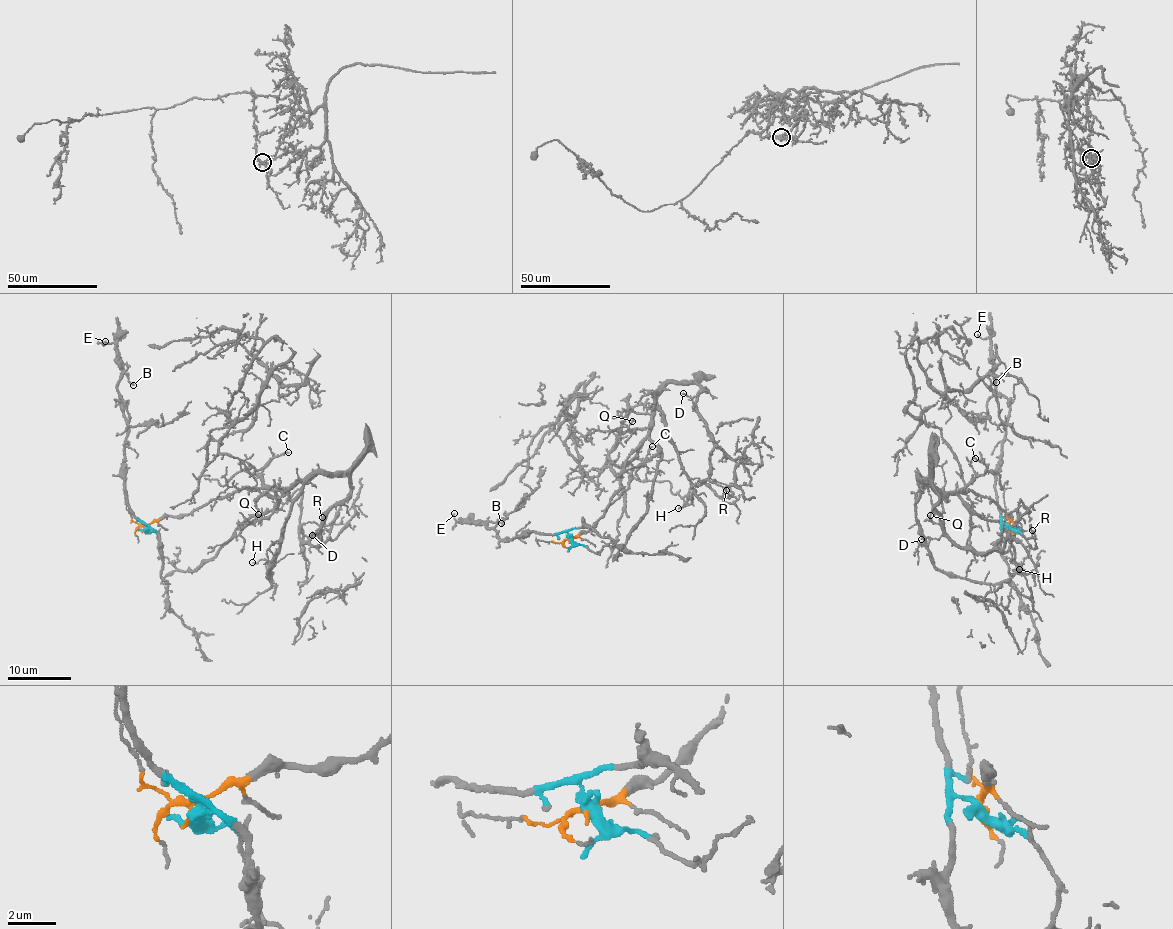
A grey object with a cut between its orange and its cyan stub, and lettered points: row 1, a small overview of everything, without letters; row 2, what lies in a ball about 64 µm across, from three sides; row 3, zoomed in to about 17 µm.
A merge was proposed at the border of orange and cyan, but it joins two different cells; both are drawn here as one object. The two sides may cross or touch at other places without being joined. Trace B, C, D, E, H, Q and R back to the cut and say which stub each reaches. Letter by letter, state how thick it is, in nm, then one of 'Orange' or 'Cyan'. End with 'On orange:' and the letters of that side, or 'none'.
B: Thickness 130 nm. Cyan
C: Thickness 140 nm. Orange
D: Thickness 130 nm. Orange
E: Thickness 130 nm. Cyan
H: Thickness 130 nm. Orange
Q: Thickness 140 nm. Orange
R: Thickness 80 nm. Orange
On orange: C, D, H, Q, R

